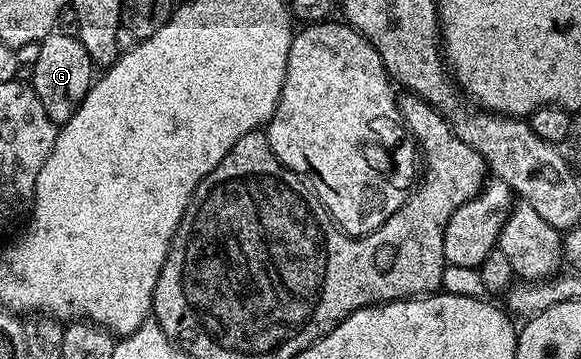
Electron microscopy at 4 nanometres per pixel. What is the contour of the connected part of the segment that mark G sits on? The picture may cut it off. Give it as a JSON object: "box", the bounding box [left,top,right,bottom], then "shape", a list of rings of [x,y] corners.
{"box":[30,32,94,124],"shape":[[[53,32],[40,43],[40,47],[42,53],[30,68],[30,85],[38,100],[42,100],[42,108],[46,108],[49,120],[63,124],[70,120],[70,116],[74,116],[74,112],[88,95],[94,81],[94,63],[76,34]]]}

